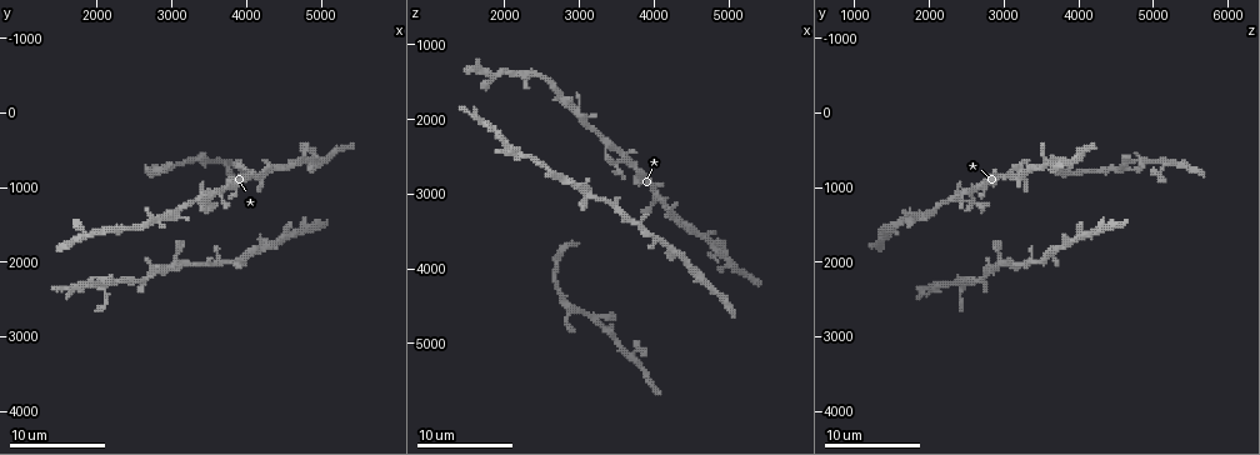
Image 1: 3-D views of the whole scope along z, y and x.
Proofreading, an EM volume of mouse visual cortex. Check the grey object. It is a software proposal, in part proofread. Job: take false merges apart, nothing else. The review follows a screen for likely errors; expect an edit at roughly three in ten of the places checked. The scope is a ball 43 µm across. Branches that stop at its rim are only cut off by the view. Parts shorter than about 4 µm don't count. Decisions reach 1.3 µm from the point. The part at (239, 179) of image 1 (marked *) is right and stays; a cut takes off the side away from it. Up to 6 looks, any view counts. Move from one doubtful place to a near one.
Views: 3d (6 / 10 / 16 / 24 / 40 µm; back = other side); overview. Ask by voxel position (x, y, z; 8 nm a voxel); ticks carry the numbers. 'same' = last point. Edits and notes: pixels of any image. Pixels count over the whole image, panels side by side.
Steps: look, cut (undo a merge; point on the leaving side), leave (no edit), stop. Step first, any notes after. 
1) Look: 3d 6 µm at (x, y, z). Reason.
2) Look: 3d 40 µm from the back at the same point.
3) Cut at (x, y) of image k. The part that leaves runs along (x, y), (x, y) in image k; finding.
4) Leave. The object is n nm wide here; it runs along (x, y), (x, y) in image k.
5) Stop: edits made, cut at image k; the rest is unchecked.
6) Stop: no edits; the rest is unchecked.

Look: 3d 16 µm at (4050, 850, 3100). Four or more arms meet.

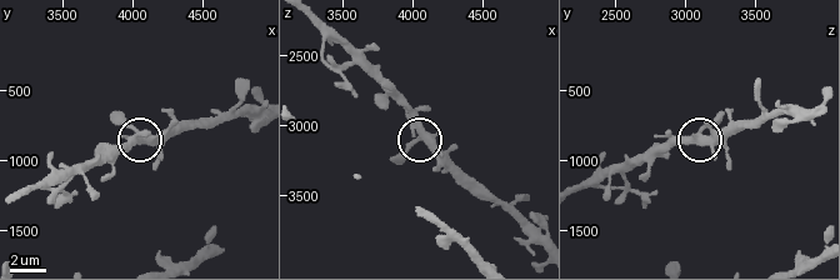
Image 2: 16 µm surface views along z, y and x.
Leave. The side arm is 15 µm long; it runs along (664, 146), (728, 139) in image 2; continuous, no second neuron.

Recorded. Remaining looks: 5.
Look: 3d 6 µm at (3050, 2050, 3000). Looks like a crossing.

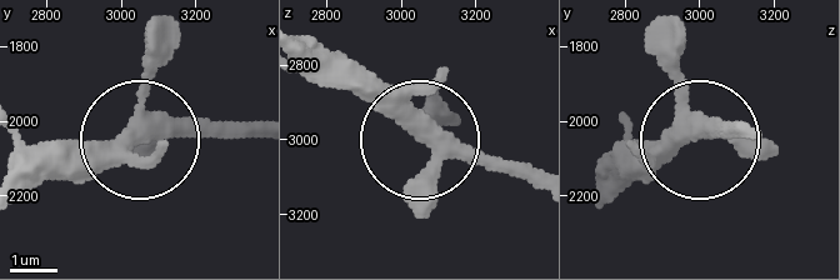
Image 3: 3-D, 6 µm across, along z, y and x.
Leave. The side arm is 17 µm long; one neuron here.

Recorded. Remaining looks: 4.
Look: 3d 16 µm at (3500, 1200, 2600). Four arms meet.

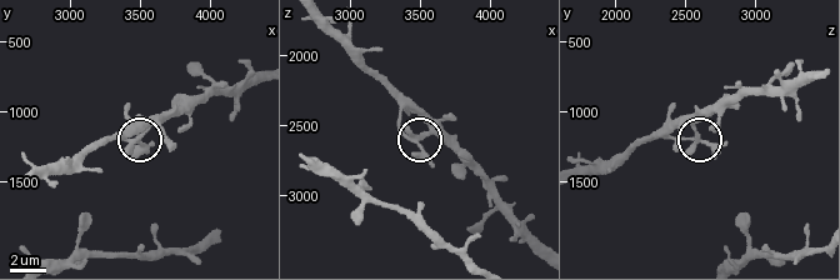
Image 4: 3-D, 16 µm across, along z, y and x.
Leave. It runs along (730, 96), (700, 119), (696, 129), (700, 138), (653, 138) in image 4; all the same neuron.

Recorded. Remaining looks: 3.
Stop: no edits; the rest is unchecked.

